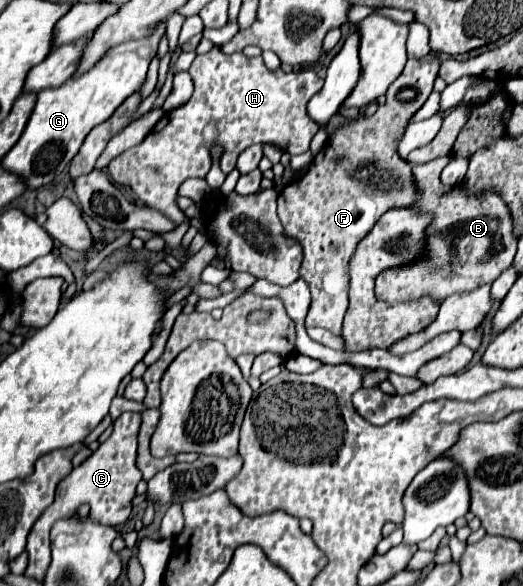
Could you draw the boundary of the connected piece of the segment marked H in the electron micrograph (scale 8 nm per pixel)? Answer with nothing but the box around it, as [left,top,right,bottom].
[107,46,323,225]

